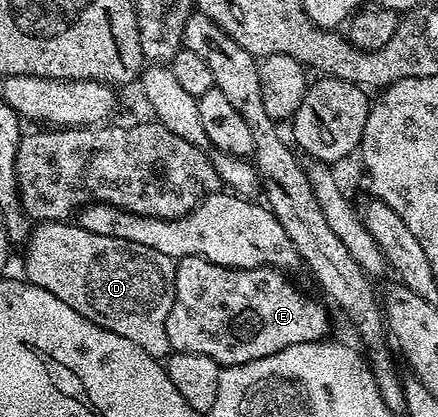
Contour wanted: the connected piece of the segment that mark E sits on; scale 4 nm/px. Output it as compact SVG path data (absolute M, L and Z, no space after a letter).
M196 255L178 260L175 264L175 300L167 318L172 352L201 353L213 357L213 361L224 368L281 353L281 349L289 349L289 345L324 342L331 327L326 309L305 292L298 291L283 275L286 274L282 270L273 267L222 267Z

